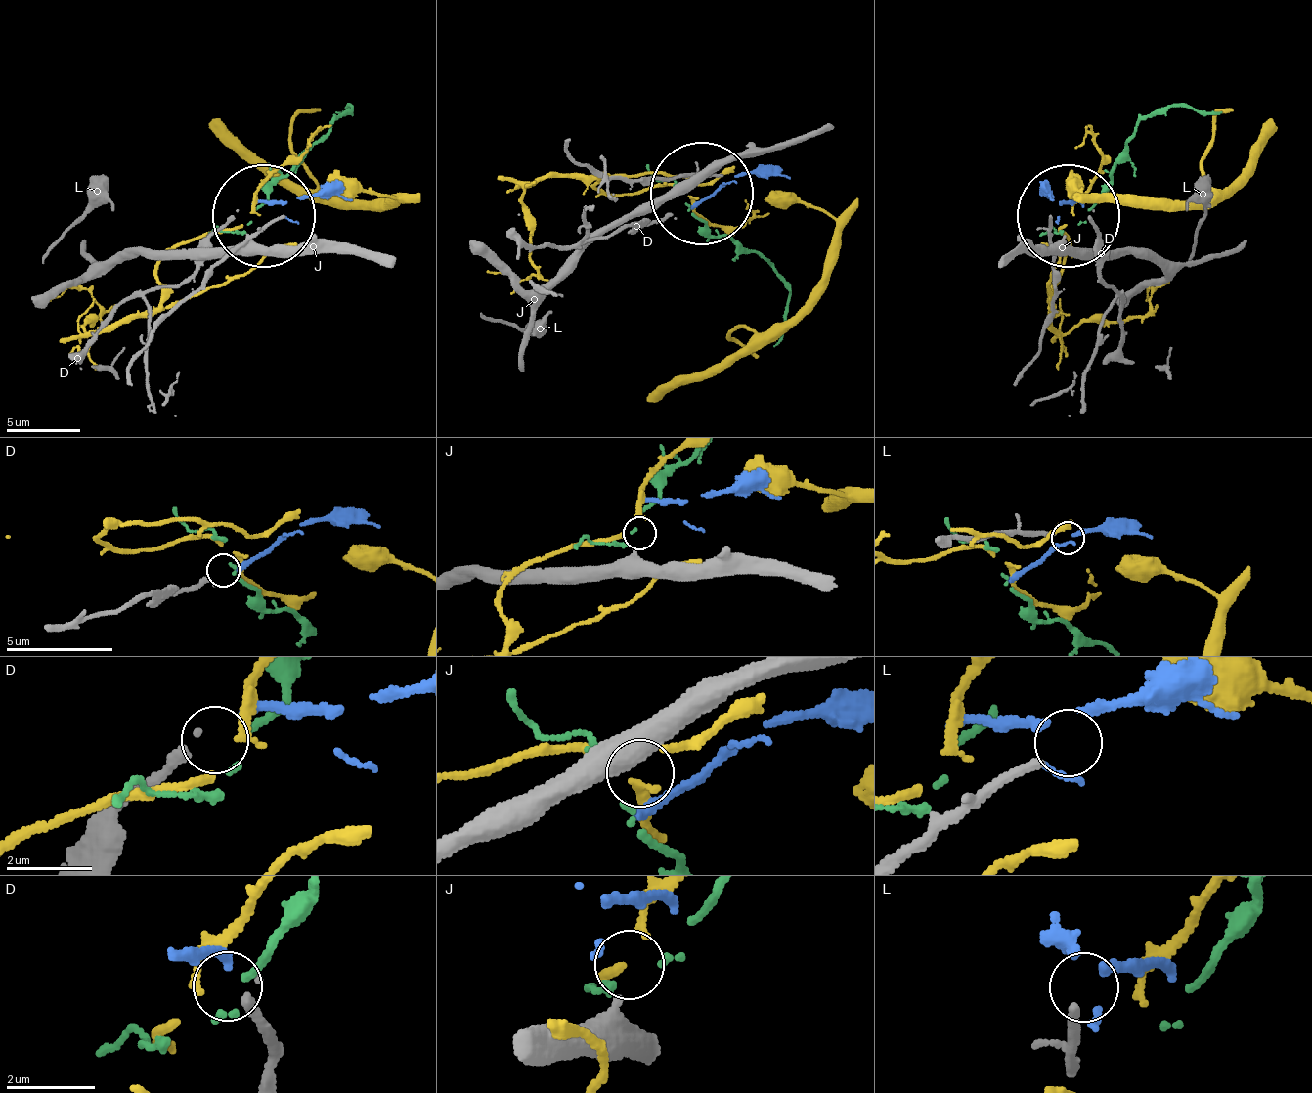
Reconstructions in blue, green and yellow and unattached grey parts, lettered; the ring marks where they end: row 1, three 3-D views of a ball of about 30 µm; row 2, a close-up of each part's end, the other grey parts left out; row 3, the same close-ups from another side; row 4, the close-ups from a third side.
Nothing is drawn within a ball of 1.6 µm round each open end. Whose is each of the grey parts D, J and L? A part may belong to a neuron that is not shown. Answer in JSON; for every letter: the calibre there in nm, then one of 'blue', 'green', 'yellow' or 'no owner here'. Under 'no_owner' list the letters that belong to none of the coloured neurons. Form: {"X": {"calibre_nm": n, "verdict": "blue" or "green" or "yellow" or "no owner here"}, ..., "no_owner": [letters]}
{"D": {"calibre_nm": 260, "verdict": "blue"}, "J": {"calibre_nm": 480, "verdict": "no owner here"}, "L": {"calibre_nm": 200, "verdict": "no owner here"}, "no_owner": ["J", "L"]}

